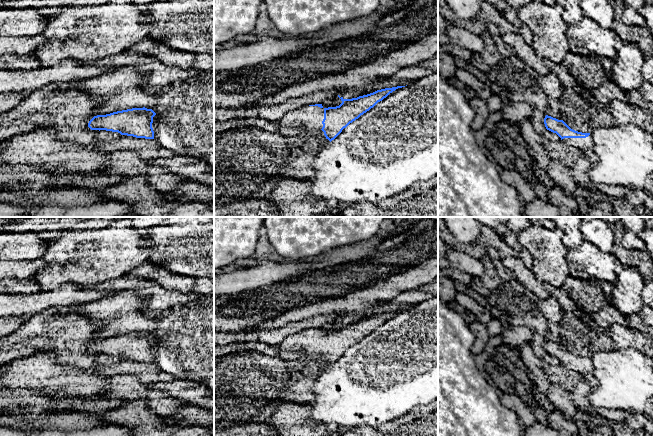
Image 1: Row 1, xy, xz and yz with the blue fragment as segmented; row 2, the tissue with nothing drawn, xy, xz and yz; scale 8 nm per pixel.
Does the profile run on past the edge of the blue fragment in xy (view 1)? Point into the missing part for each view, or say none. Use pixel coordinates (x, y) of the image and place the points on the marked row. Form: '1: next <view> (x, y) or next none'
1: next none

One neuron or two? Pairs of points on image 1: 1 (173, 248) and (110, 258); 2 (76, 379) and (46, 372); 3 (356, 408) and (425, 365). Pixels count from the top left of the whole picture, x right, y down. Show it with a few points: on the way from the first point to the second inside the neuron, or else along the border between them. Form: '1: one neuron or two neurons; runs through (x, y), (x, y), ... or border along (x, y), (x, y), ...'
1: two neurons; border along (140, 231), (141, 243), (152, 248), (147, 260)
2: one neuron; runs through (69, 379), (53, 378)
3: one neuron; runs through (373, 391), (397, 367), (408, 365)

